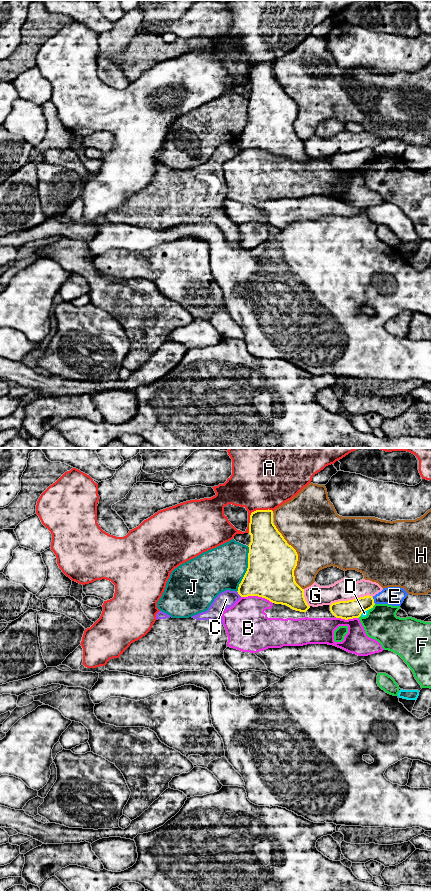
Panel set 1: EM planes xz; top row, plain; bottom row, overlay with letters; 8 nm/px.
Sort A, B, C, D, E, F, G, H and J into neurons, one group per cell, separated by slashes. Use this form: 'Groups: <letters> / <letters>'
Groups: A / B / C / D / E / F / G / H / J

